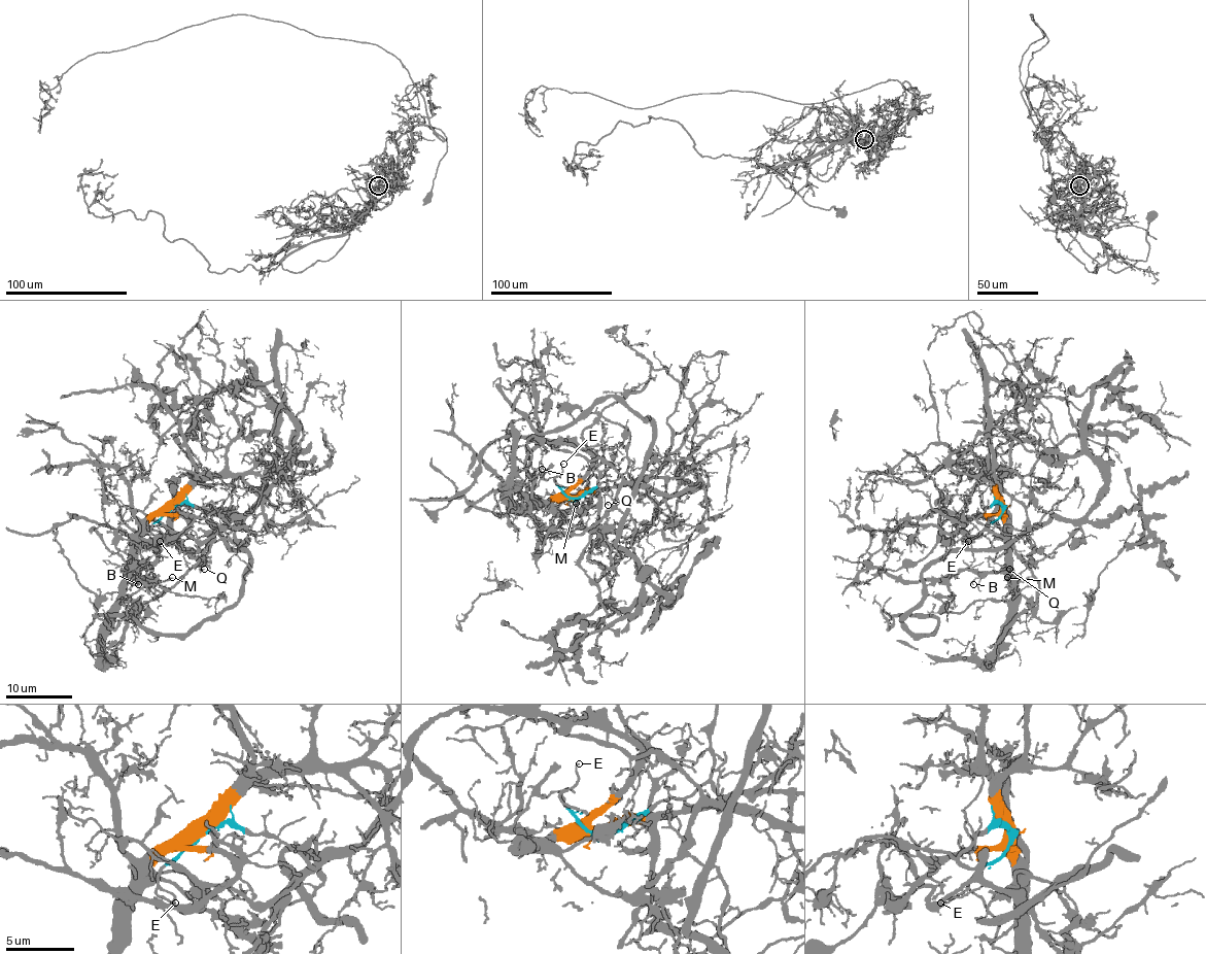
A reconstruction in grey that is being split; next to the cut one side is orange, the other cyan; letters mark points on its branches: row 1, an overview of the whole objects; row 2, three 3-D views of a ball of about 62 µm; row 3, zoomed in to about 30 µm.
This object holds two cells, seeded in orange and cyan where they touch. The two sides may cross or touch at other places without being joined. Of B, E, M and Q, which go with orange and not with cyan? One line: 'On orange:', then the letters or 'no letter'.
On orange: B, M

